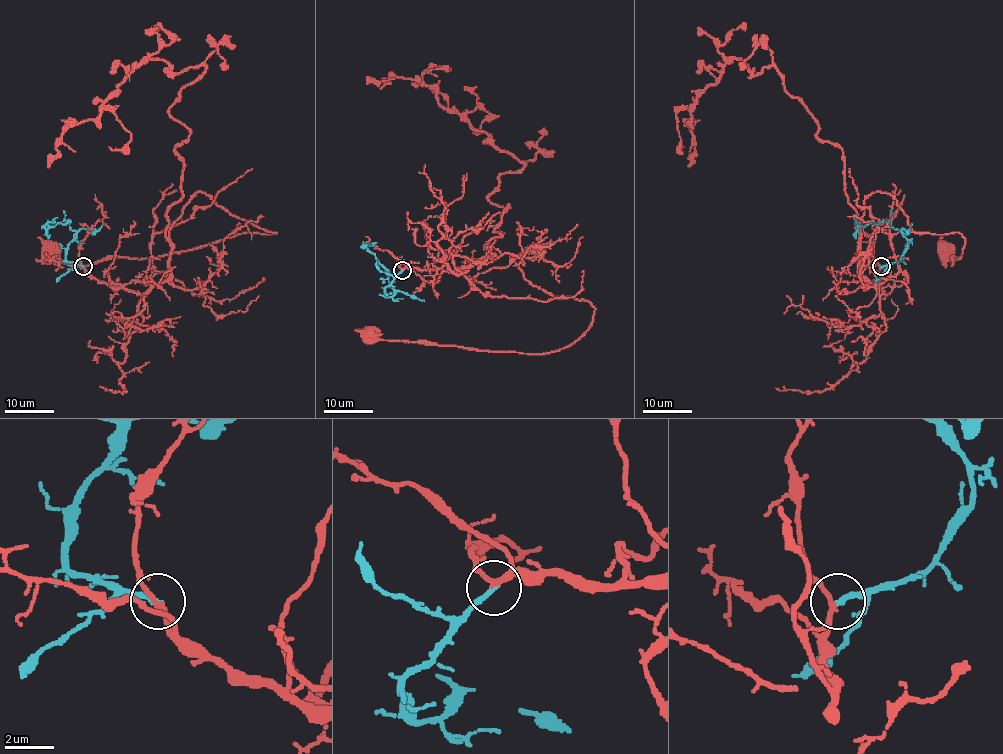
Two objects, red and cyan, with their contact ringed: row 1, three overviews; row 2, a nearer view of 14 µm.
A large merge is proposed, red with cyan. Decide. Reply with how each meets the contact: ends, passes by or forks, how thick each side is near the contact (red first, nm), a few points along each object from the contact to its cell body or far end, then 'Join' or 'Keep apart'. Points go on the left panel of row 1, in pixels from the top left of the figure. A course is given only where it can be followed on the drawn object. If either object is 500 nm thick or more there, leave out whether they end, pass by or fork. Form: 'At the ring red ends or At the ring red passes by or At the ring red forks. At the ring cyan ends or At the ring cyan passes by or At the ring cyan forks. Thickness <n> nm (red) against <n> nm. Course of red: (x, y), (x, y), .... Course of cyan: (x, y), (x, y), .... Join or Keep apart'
At the ring red passes by. At the ring cyan ends. Thickness 200 nm (red) against 220 nm. Course of red: (83, 266), (146, 294), (171, 275), (169, 227), (196, 193), (276, 232), (88, 265), (50, 250). Course of cyan: (83, 266), (66, 259), (66, 249), (76, 232), (69, 227), (69, 220), (54, 226), (46, 223), (57, 217). Join

